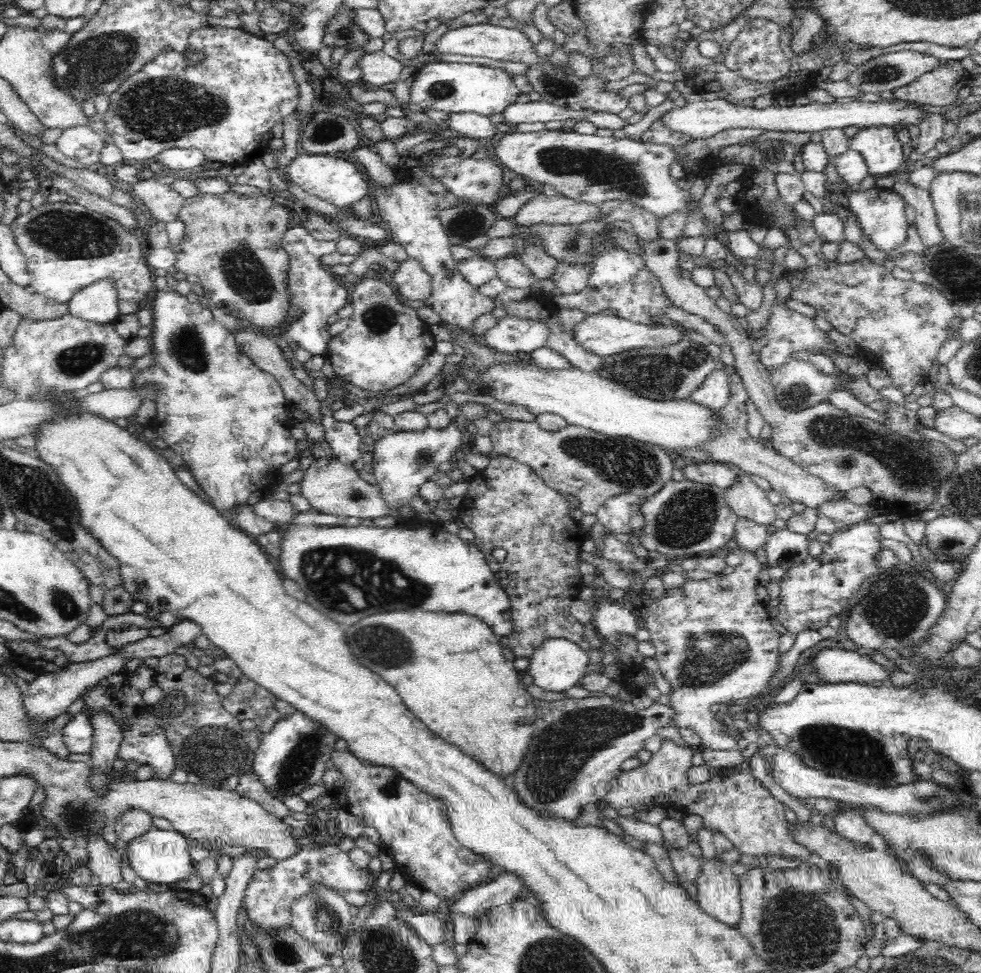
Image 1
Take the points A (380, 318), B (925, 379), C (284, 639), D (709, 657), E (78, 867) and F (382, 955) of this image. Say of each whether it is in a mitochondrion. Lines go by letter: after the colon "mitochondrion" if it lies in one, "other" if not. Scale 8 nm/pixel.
A: mitochondrion
B: other
C: other
D: mitochondrion
E: other
F: mitochondrion

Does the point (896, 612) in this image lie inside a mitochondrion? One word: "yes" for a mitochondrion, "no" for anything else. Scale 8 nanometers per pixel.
yes

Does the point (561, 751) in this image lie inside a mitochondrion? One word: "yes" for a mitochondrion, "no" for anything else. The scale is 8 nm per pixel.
yes

